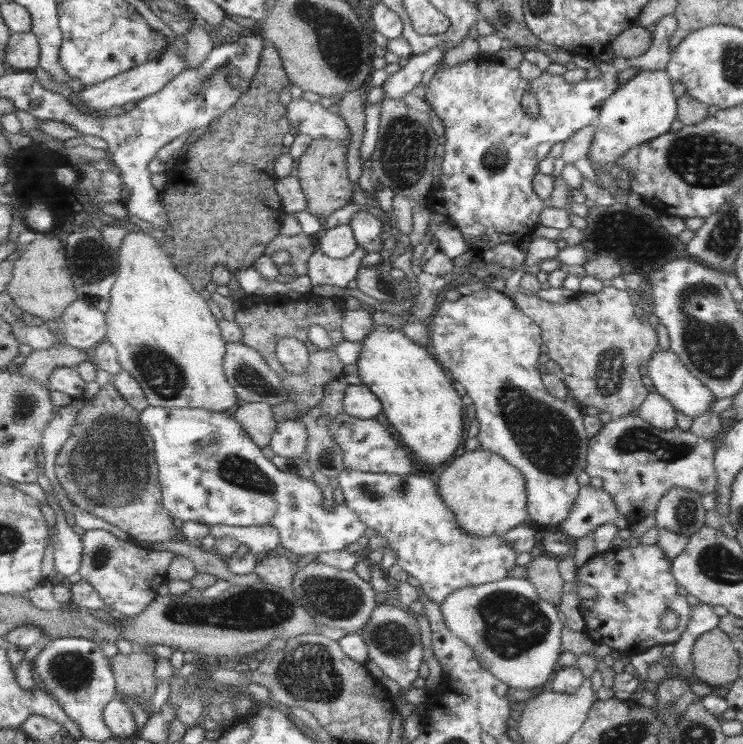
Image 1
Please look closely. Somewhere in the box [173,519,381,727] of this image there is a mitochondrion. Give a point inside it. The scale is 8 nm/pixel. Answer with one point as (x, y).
(308, 673)

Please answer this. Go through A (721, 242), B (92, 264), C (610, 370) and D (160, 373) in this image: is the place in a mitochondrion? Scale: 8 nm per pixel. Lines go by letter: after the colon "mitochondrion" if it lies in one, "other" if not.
A: mitochondrion
B: mitochondrion
C: mitochondrion
D: mitochondrion

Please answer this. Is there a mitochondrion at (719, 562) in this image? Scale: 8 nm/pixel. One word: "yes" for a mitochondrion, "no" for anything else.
yes

